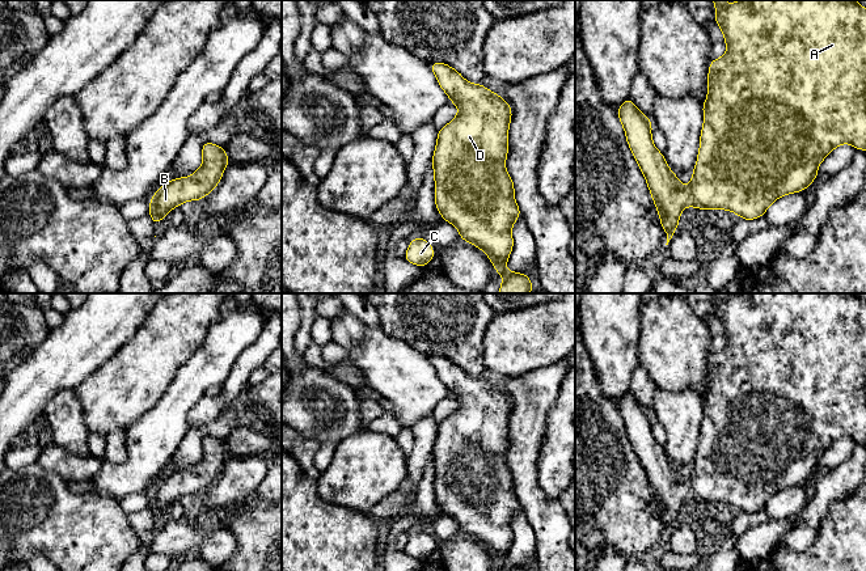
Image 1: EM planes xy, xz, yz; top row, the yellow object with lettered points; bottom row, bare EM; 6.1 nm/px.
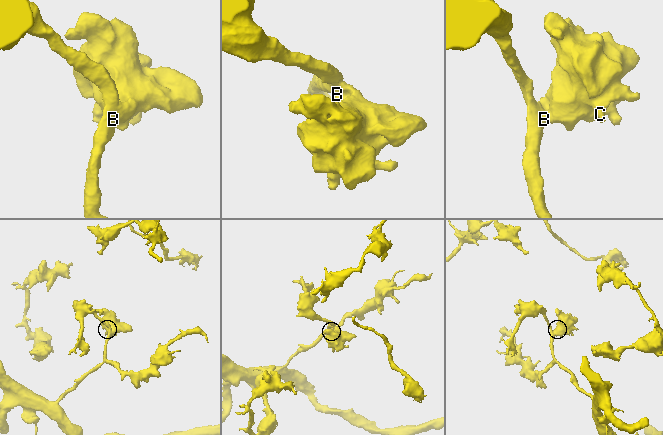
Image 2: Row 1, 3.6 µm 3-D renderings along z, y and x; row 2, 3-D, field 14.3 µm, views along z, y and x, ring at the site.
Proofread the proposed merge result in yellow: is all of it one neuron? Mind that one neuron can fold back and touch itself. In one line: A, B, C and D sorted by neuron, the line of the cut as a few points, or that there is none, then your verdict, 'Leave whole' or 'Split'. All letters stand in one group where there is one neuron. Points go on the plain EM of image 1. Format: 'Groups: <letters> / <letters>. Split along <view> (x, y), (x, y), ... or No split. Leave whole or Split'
Groups: A B C D. No split. Leave whole

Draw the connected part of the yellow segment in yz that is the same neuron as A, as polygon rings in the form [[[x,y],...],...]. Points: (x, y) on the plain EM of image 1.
[[[726,293],[711,295],[715,297],[715,317],[723,325],[727,344],[722,351],[709,356],[707,393],[702,397],[704,419],[700,431],[700,444],[688,481],[679,475],[679,470],[668,461],[663,447],[654,439],[651,413],[637,402],[630,390],[617,403],[622,422],[626,426],[628,439],[647,474],[660,517],[667,528],[666,538],[668,538],[677,523],[679,512],[685,499],[696,500],[701,504],[707,502],[728,503],[743,513],[755,513],[764,509],[768,500],[778,491],[806,483],[818,471],[818,460],[840,437],[848,436],[857,444],[866,444],[866,301],[854,293],[742,293],[727,300],[722,299]]]

